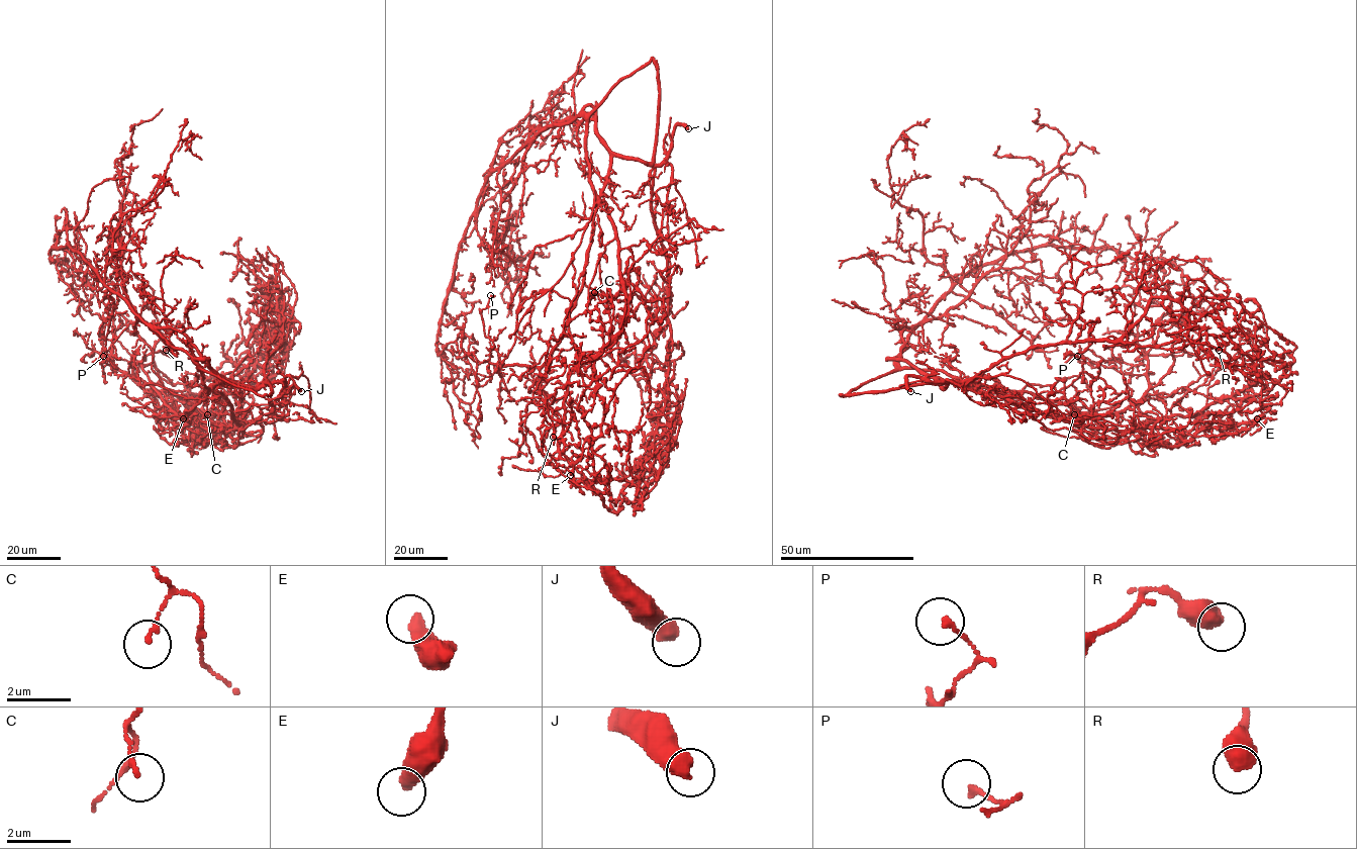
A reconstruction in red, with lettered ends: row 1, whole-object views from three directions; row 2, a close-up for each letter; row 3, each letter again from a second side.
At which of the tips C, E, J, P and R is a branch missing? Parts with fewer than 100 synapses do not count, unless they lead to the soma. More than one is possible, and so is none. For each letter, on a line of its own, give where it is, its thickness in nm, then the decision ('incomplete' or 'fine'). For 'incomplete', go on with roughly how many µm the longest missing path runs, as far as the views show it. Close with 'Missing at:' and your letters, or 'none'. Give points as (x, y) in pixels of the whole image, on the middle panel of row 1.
C: place (594, 292); calibre 150 nm; fine
E: place (570, 475); calibre 420 nm; fine
J: place (688, 128); calibre 550 nm; incomplete; missing 110 µm
P: place (490, 295); calibre 180 nm; fine
R: place (553, 437); calibre 650 nm; fine
Missing at: J

